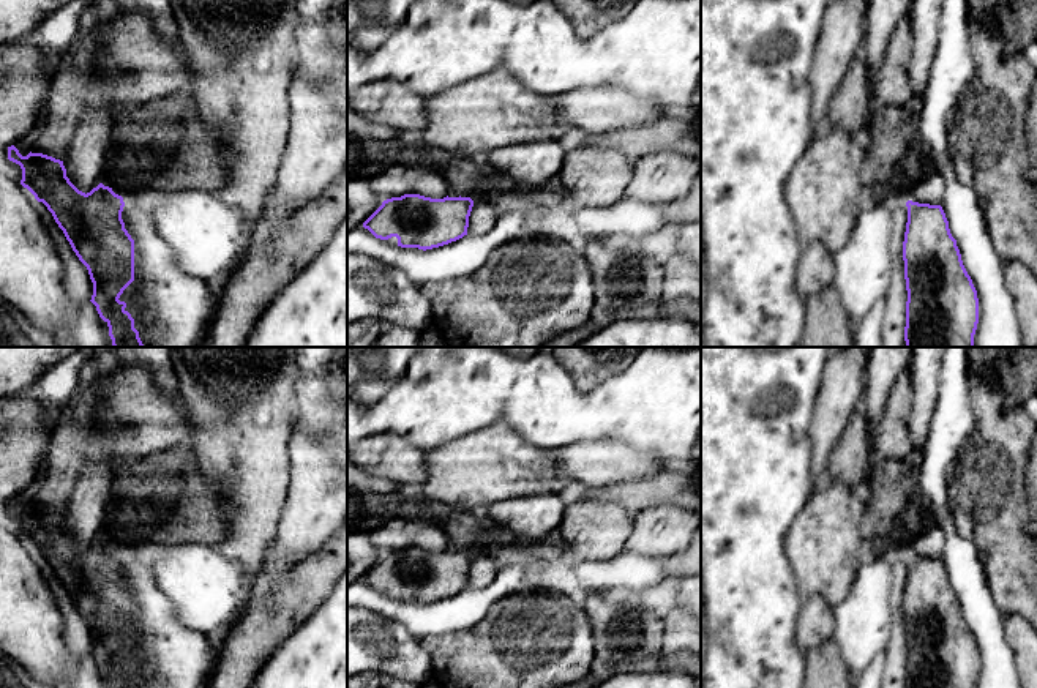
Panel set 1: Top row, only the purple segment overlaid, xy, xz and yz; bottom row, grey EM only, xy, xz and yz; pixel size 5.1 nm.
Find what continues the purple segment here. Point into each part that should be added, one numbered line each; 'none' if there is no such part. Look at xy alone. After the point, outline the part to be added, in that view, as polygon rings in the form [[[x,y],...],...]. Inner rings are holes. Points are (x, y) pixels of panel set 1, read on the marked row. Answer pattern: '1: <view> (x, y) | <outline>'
none

